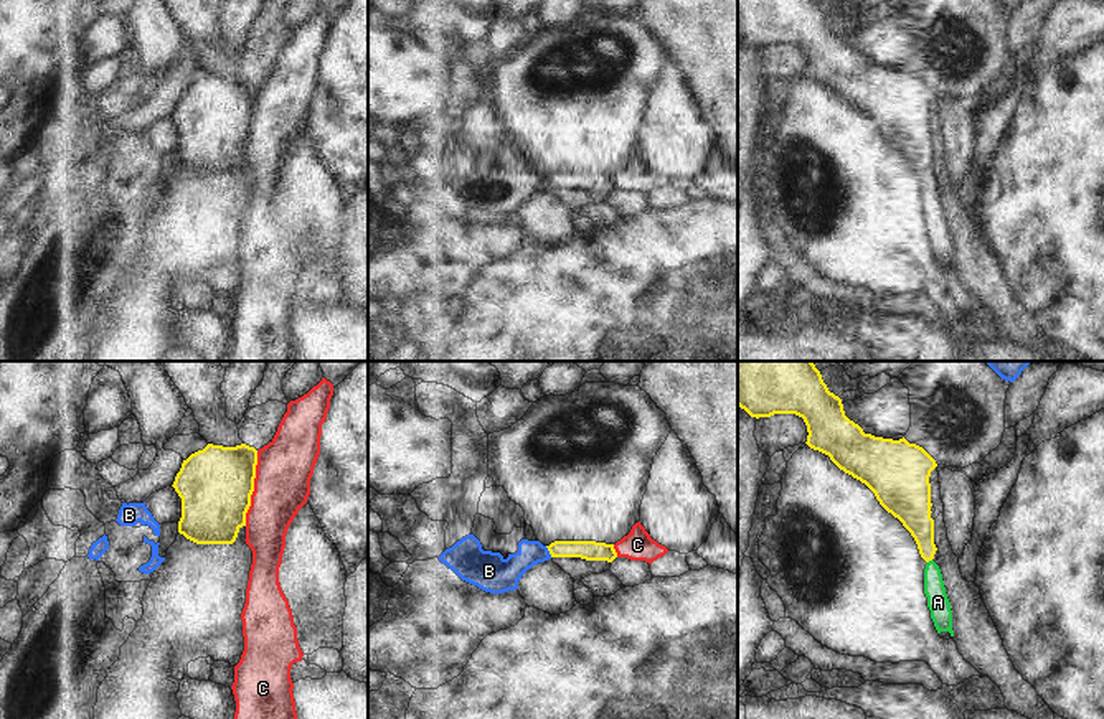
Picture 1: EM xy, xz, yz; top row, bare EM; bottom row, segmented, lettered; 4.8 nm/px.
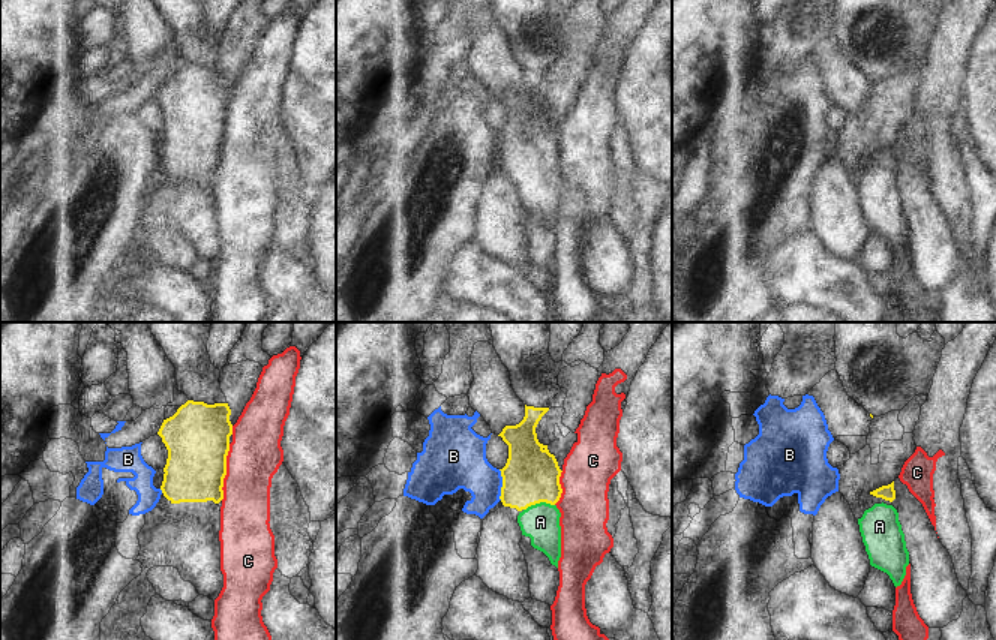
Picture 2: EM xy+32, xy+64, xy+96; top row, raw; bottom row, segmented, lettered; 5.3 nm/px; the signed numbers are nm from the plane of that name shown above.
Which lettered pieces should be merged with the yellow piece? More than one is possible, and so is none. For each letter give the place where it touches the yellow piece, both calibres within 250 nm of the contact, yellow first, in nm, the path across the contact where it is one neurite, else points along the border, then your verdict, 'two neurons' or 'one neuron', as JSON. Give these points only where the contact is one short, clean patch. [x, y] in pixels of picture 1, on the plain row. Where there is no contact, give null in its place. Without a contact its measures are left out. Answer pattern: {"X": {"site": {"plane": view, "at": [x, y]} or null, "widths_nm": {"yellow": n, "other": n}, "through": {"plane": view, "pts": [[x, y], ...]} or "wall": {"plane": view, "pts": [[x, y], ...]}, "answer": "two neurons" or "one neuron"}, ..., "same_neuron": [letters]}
{"A": {"site": {"plane": "yz", "at": [929, 190]}, "widths_nm": {"yellow": 160, "other": 110}, "through": {"plane": "yz", "pts": [[915, 142], [929, 190], [938, 233]]}, "answer": "one neuron"}, "B": {"site": {"plane": "xz", "at": [548, 180]}, "widths_nm": {"yellow": 100, "other": 160}, "wall": {"plane": "xz", "pts": [[545, 177], [552, 187]]}, "answer": "two neurons"}, "C": {"site": {"plane": "xy", "at": [253, 119]}, "widths_nm": {"yellow": 360, "other": 280}, "answer": "two neurons"}, "same_neuron": ["A"]}

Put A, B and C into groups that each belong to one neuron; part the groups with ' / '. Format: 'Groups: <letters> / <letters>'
Groups: A / B / C

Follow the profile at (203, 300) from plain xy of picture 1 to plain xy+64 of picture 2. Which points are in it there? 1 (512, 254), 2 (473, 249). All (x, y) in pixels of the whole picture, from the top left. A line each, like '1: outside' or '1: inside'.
1: inside
2: outside

